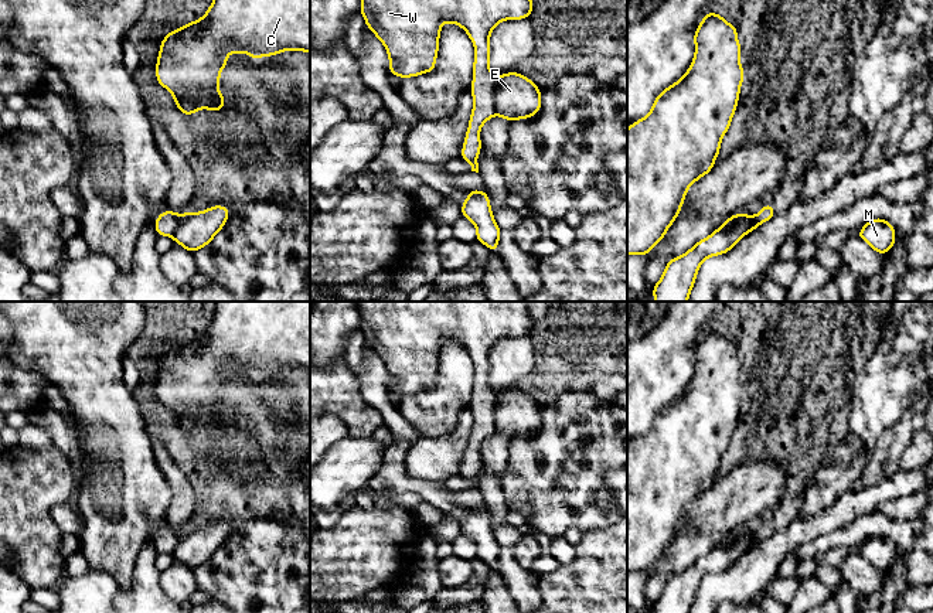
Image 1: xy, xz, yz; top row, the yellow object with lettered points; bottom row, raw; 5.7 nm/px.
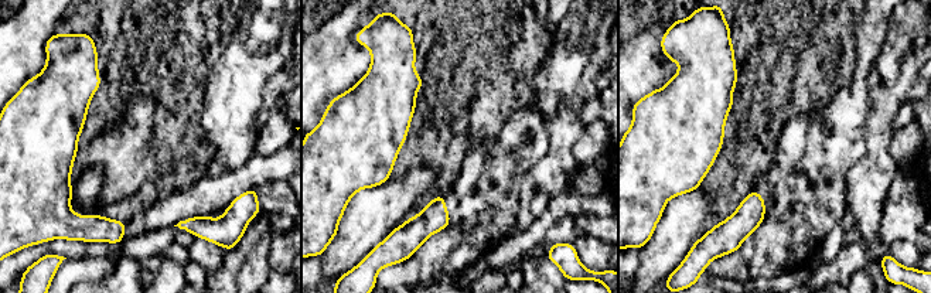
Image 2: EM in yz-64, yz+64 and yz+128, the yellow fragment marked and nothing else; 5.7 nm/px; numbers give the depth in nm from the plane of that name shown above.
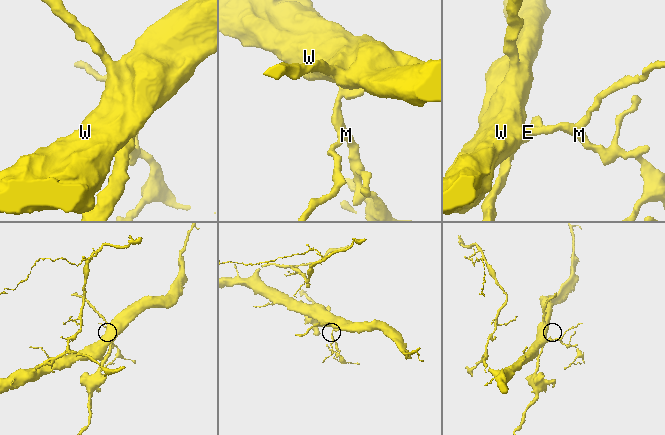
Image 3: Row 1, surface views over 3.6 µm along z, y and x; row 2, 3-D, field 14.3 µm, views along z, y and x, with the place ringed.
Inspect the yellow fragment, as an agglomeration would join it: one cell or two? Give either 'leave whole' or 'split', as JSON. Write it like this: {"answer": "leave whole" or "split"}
{"answer": "split"}

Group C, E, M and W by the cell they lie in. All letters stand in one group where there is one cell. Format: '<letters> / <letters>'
C M W / E

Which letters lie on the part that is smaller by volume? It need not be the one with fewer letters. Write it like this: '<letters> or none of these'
E

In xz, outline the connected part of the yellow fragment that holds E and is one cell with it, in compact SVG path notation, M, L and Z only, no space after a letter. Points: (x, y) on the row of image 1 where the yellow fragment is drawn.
M510 71L496 76L496 115L508 120L534 118L542 106L542 91L525 75Z

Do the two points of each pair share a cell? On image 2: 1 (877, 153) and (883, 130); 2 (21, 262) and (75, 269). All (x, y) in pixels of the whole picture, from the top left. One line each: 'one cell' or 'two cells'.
1: one cell
2: two cells

